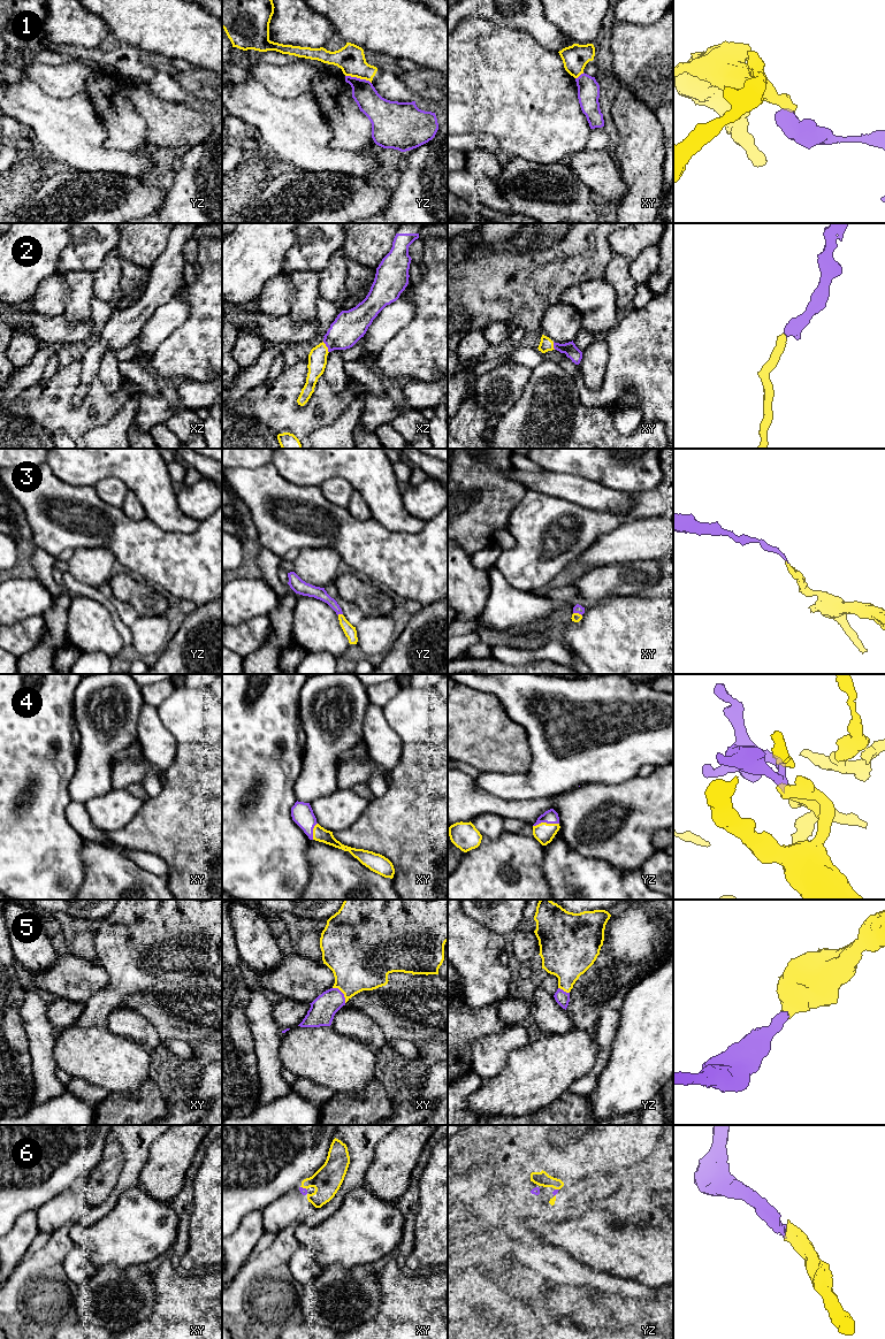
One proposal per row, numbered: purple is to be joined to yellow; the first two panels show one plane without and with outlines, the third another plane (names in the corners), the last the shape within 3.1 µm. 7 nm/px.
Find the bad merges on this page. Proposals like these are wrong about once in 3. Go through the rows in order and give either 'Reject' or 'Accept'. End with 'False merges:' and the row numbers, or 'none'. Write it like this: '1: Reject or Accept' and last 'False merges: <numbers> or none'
1: Reject
2: Accept
3: Accept
4: Accept
5: Accept
6: Accept
False merges: 1

